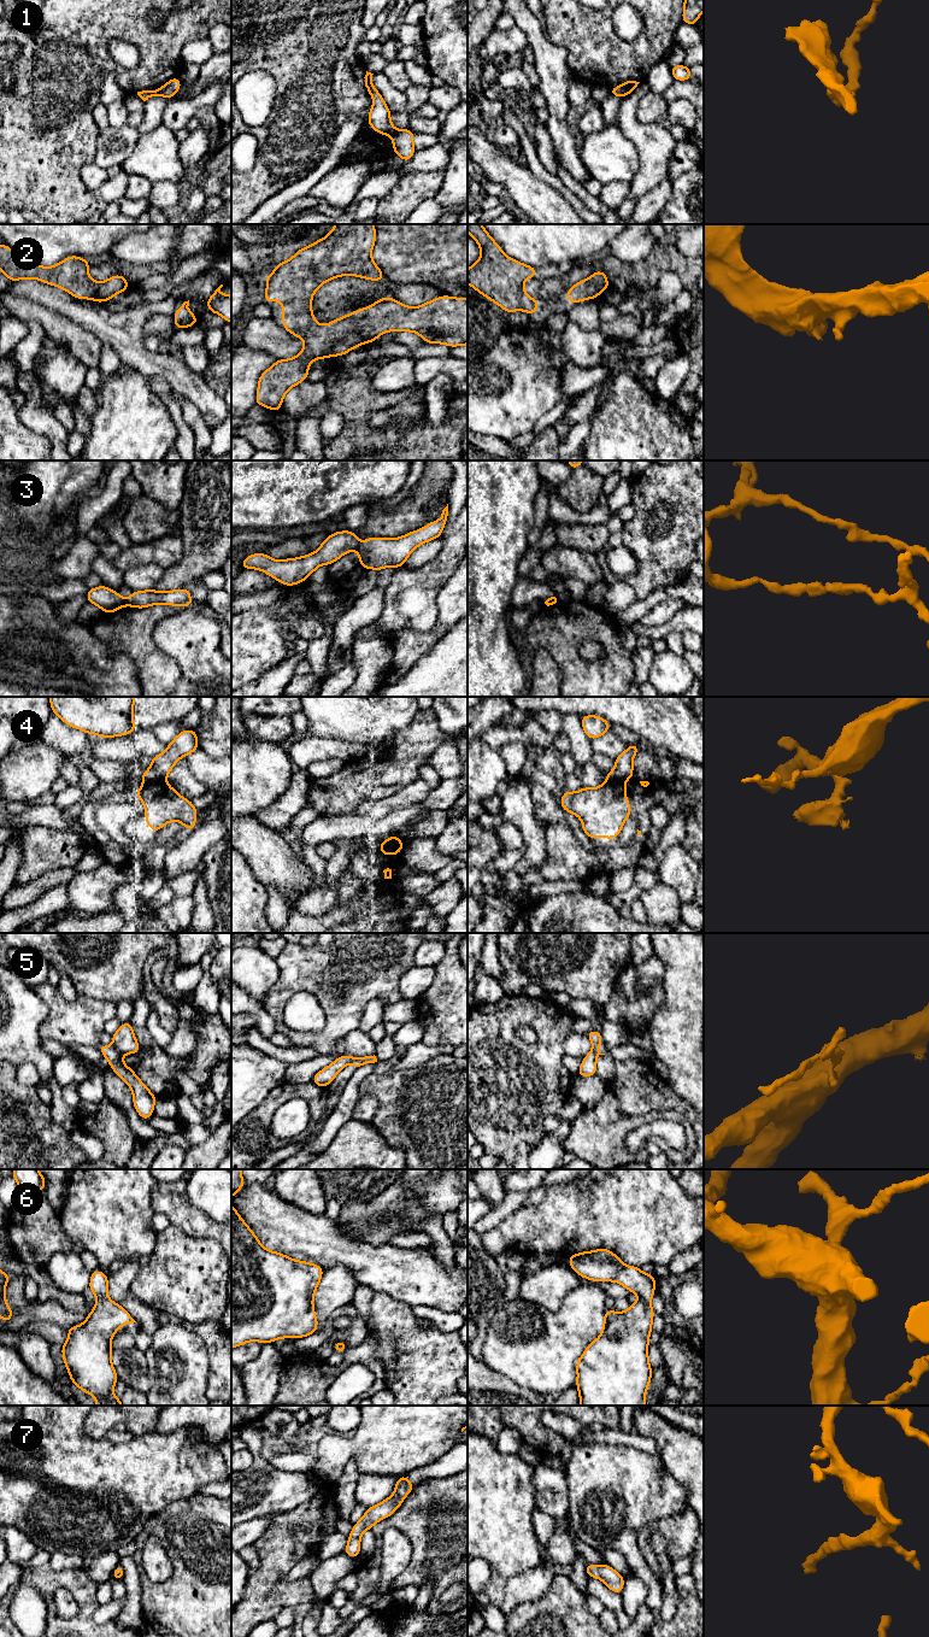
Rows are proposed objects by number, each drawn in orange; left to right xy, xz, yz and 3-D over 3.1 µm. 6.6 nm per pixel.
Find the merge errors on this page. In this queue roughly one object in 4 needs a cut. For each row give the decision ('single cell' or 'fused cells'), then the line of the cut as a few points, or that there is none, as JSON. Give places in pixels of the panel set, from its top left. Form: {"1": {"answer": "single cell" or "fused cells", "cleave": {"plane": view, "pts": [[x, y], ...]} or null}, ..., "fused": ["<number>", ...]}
{"1": {"answer": "fused cells", "cleave": {"plane": "xz", "pts": [[397, 130], [392, 135]]}}, "2": {"answer": "single cell", "cleave": null}, "3": {"answer": "fused cells", "cleave": {"plane": "xz", "pts": [[359, 543], [356, 549]]}}, "4": {"answer": "fused cells", "cleave": {"plane": "xz", "pts": [[395, 837], [401, 845], [394, 846], [390, 854]]}}, "5": {"answer": "fused cells", "cleave": {"plane": "xy", "pts": [[113, 1048], [122, 1055]]}}, "6": {"answer": "single cell", "cleave": null}, "7": {"answer": "single cell", "cleave": null}, "fused": ["1", "3", "4", "5"]}

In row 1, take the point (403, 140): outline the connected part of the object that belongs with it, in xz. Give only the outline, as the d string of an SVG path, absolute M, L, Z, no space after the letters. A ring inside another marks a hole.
M407 129L396 130L394 135L392 135L393 140L393 152L398 154L402 162L408 162L411 157L416 153L413 147L413 136L414 133Z

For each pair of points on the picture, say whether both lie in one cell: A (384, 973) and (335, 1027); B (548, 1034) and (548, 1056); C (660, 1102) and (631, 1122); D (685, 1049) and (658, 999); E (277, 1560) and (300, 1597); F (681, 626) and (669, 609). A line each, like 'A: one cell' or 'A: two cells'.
A: one cell
B: one cell
C: two cells
D: two cells
E: one cell
F: two cells

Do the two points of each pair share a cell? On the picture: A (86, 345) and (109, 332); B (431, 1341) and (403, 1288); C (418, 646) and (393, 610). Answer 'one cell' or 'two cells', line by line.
A: two cells
B: two cells
C: two cells

